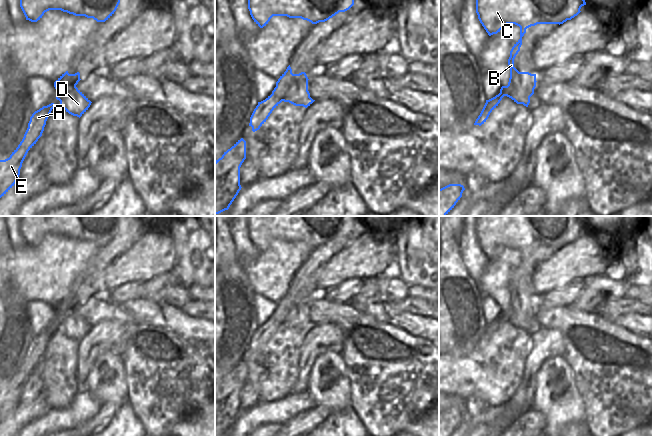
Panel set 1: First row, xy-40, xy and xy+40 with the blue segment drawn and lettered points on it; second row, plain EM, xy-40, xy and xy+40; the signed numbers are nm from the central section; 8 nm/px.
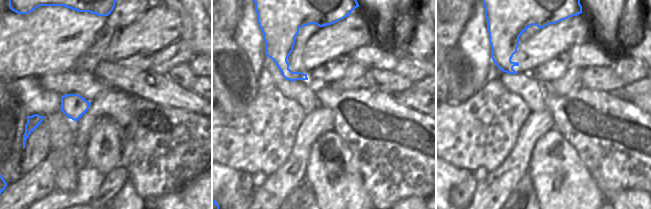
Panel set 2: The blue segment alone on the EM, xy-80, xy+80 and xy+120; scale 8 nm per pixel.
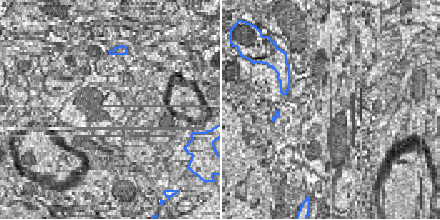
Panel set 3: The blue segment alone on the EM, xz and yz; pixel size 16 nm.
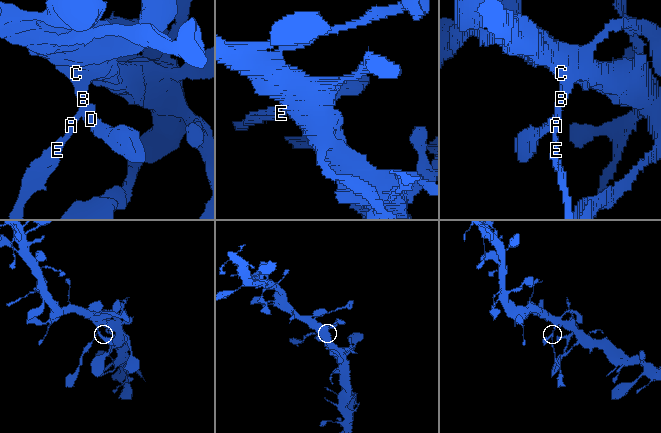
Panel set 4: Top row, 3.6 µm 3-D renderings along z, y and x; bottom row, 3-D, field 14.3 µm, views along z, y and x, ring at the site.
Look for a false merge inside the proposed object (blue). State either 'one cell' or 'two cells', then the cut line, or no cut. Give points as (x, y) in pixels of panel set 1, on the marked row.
two cells | xy (272, 93), (282, 100)

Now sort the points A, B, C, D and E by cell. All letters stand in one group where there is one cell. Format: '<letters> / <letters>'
A E / B C D

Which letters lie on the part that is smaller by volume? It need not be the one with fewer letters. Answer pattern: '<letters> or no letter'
A, E

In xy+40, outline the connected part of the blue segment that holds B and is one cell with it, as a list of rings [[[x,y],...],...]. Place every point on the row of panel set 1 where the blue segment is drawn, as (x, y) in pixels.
[[[476,0],[476,13],[478,19],[489,36],[500,32],[507,24],[515,24],[520,27],[520,39],[514,44],[510,51],[508,65],[510,67],[510,78],[507,86],[502,86],[497,96],[507,96],[517,104],[528,107],[530,97],[534,94],[536,87],[536,74],[519,72],[514,67],[514,59],[522,45],[522,37],[526,29],[537,24],[563,24],[571,20],[586,5],[585,0]]]

